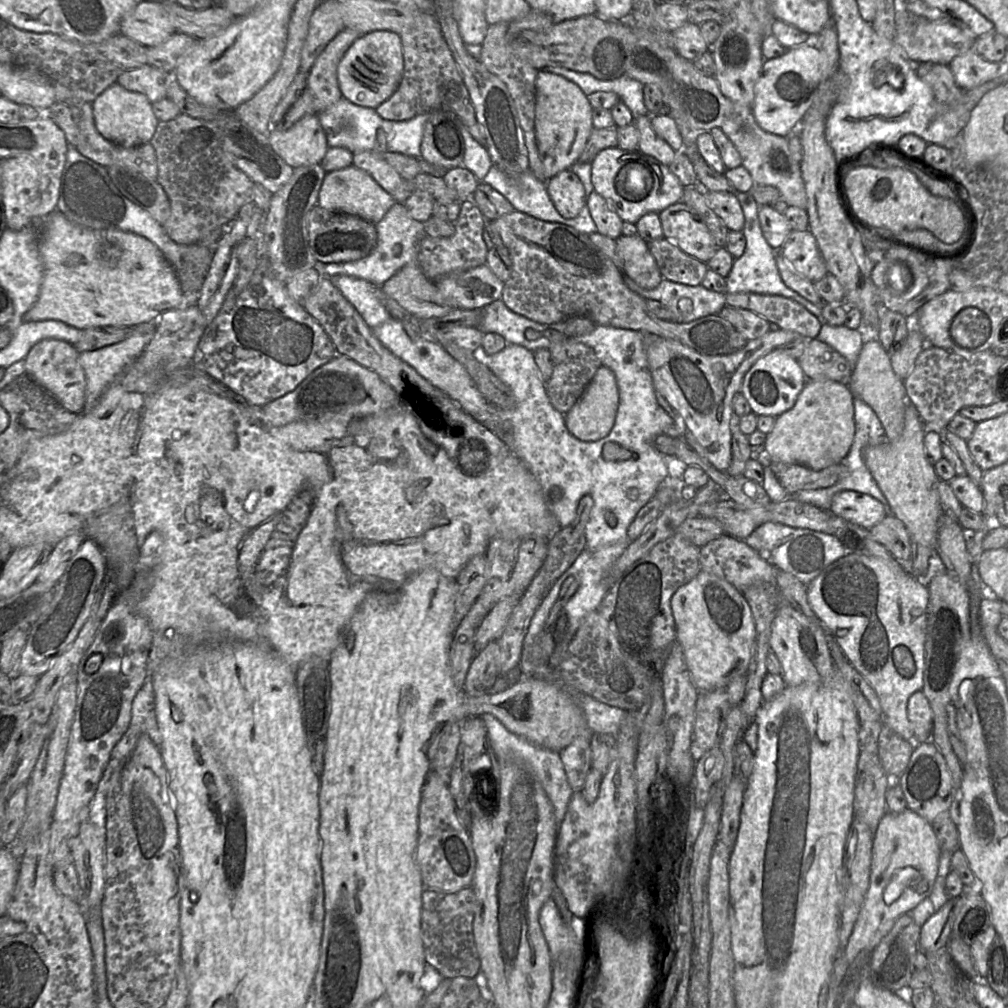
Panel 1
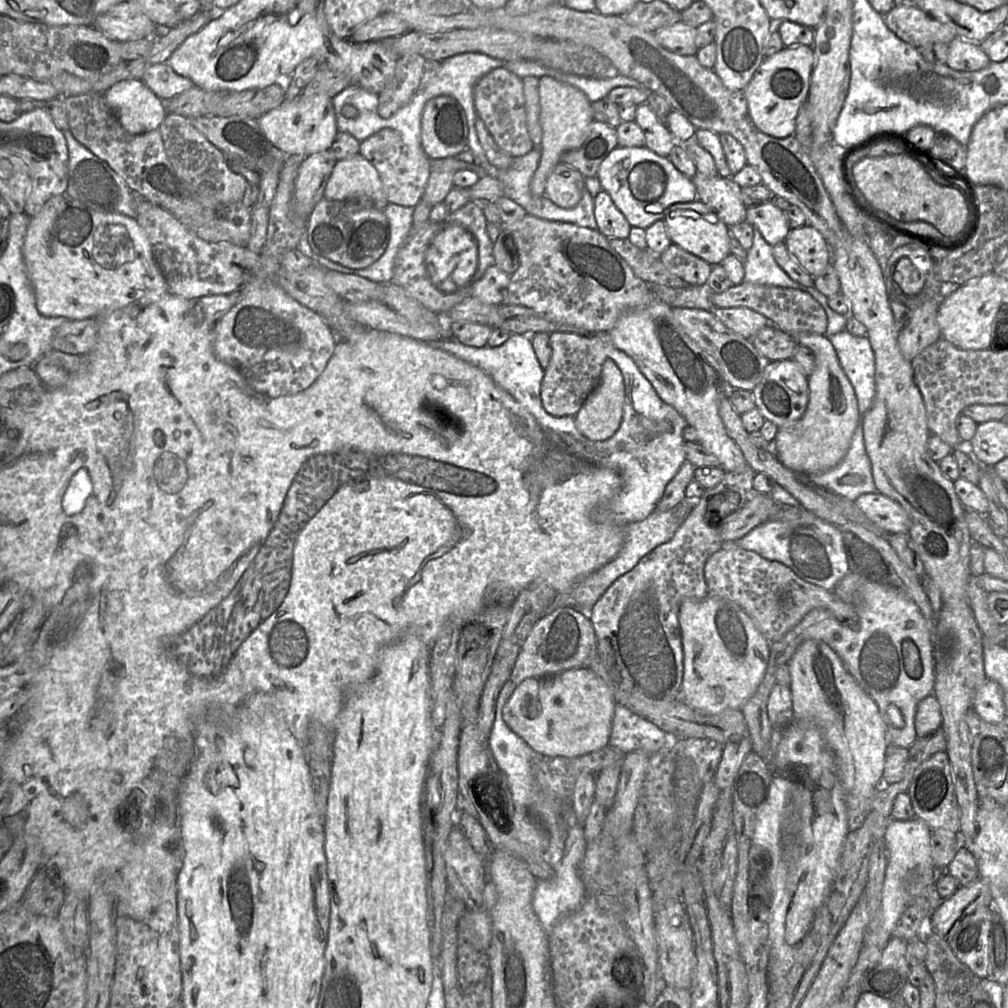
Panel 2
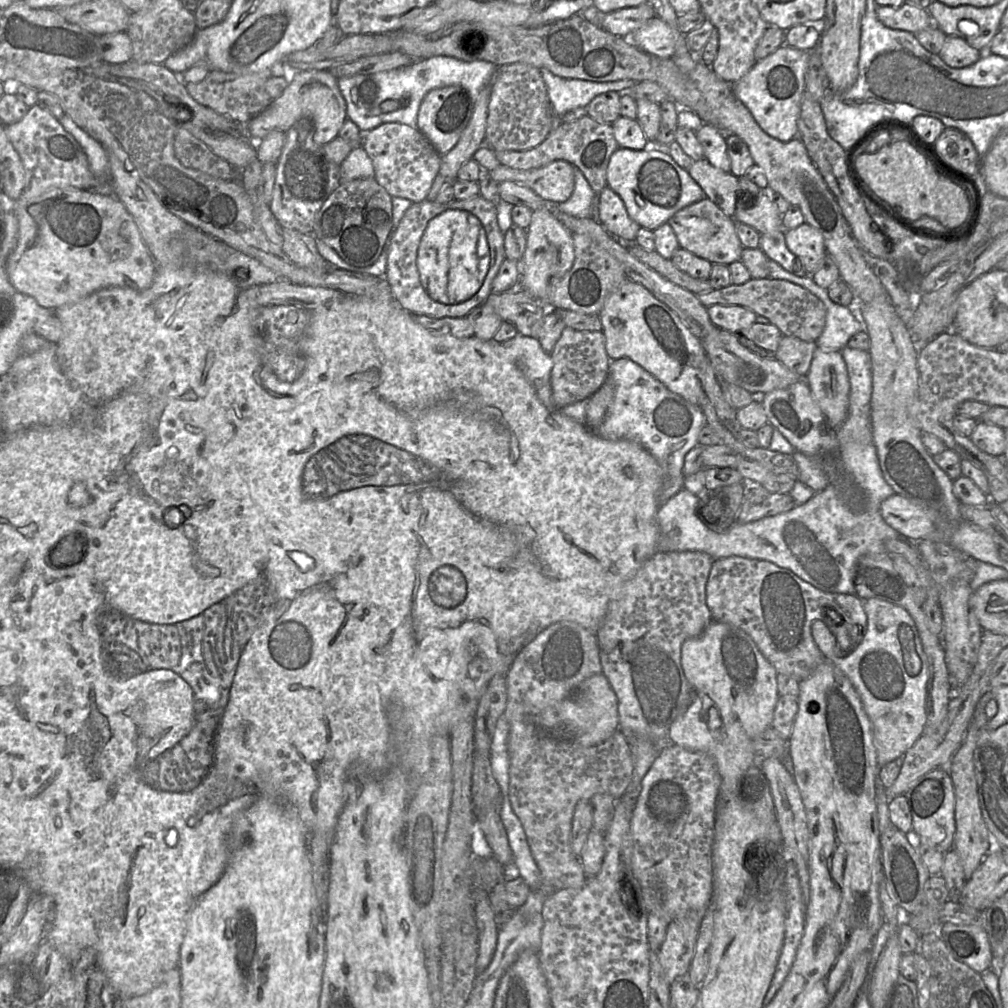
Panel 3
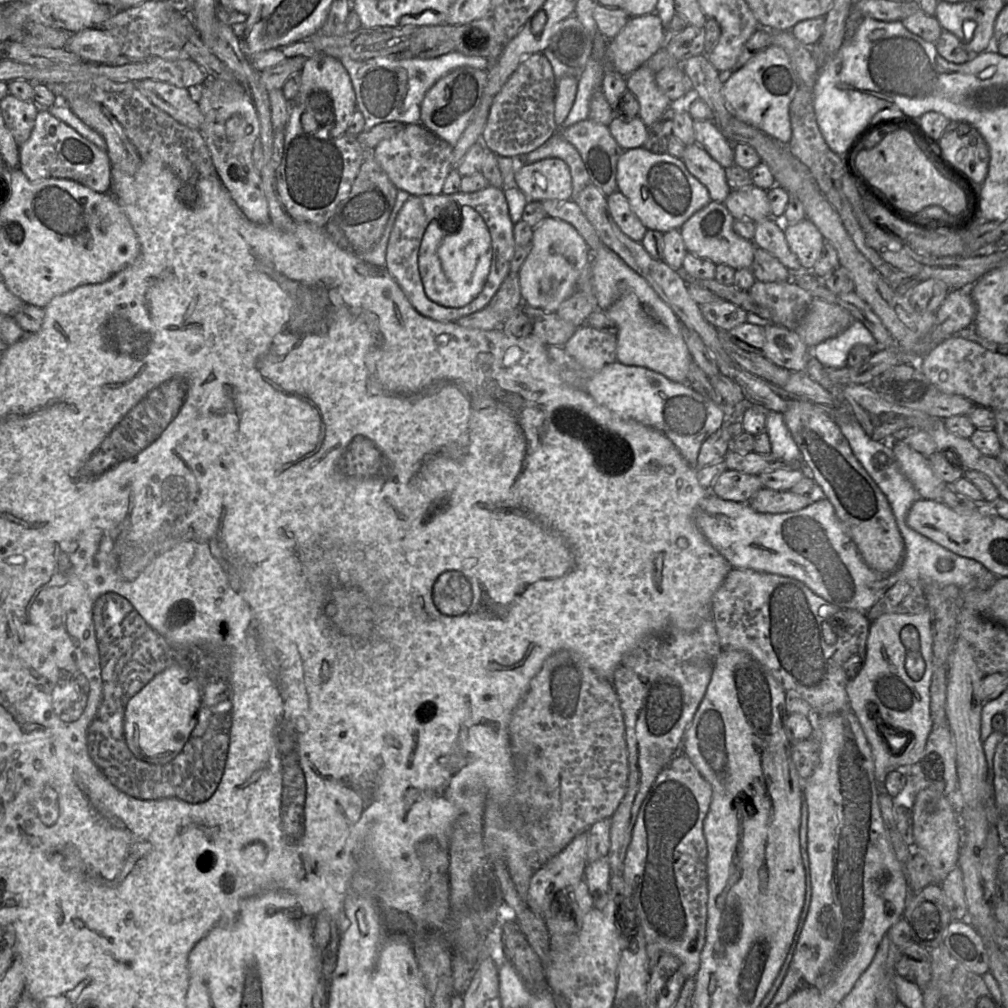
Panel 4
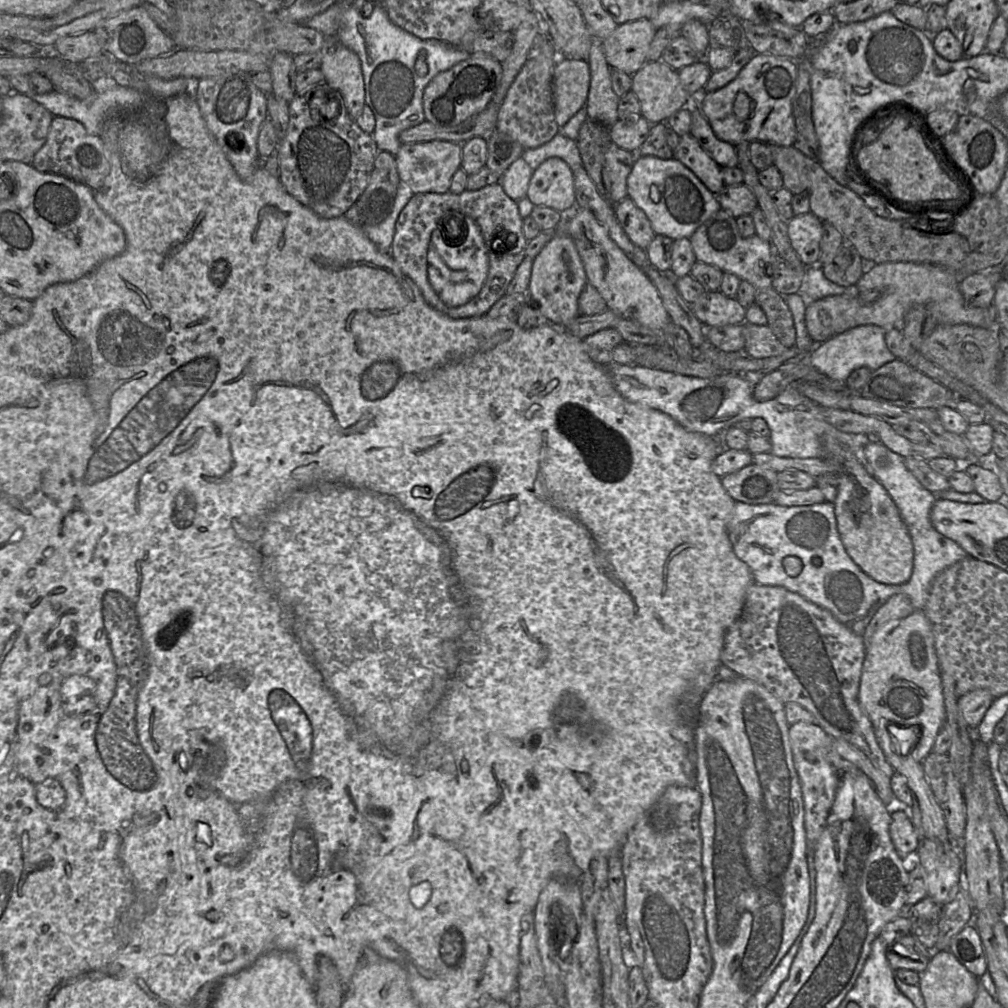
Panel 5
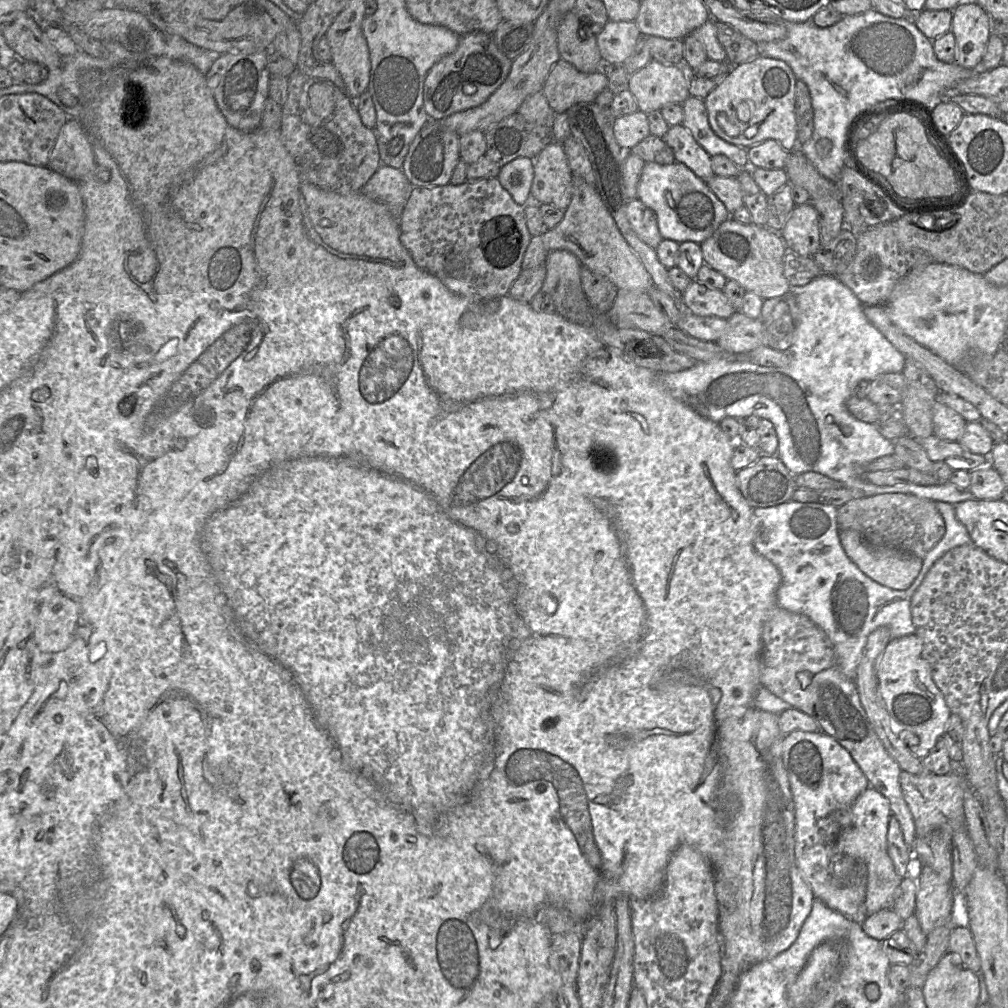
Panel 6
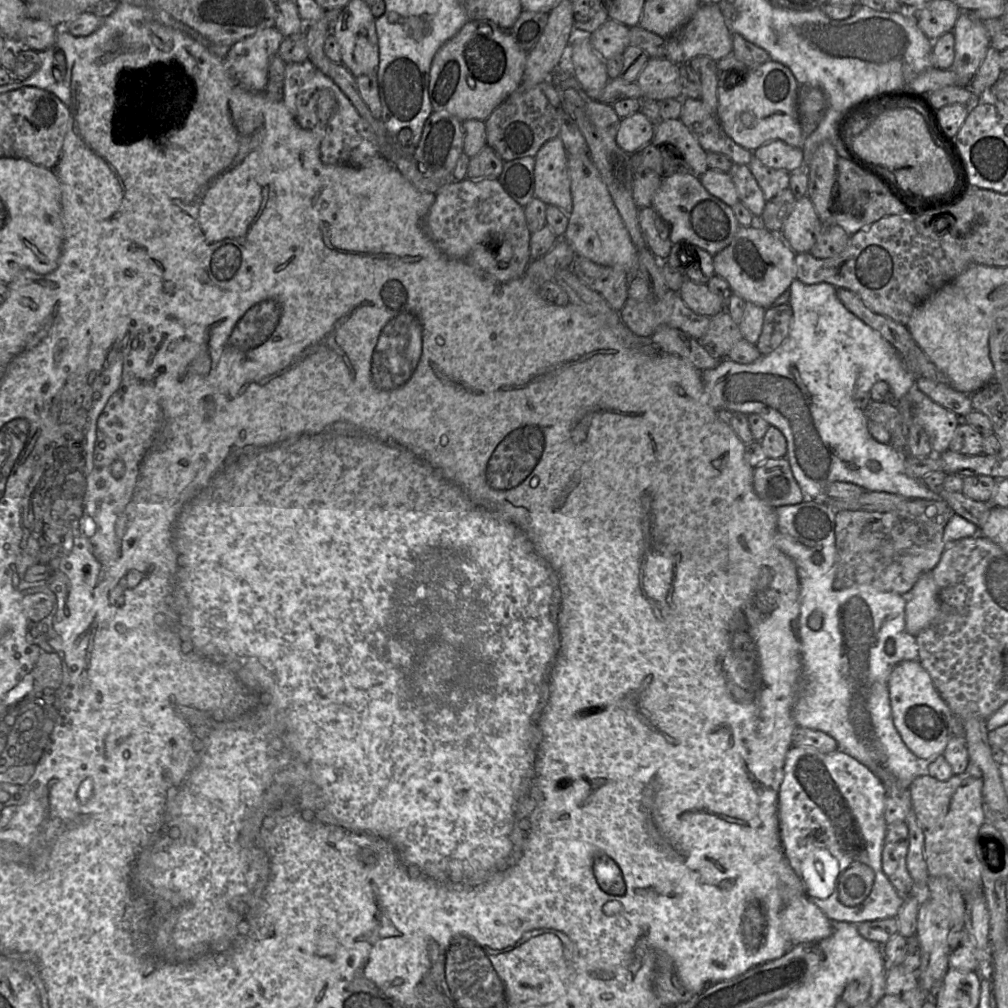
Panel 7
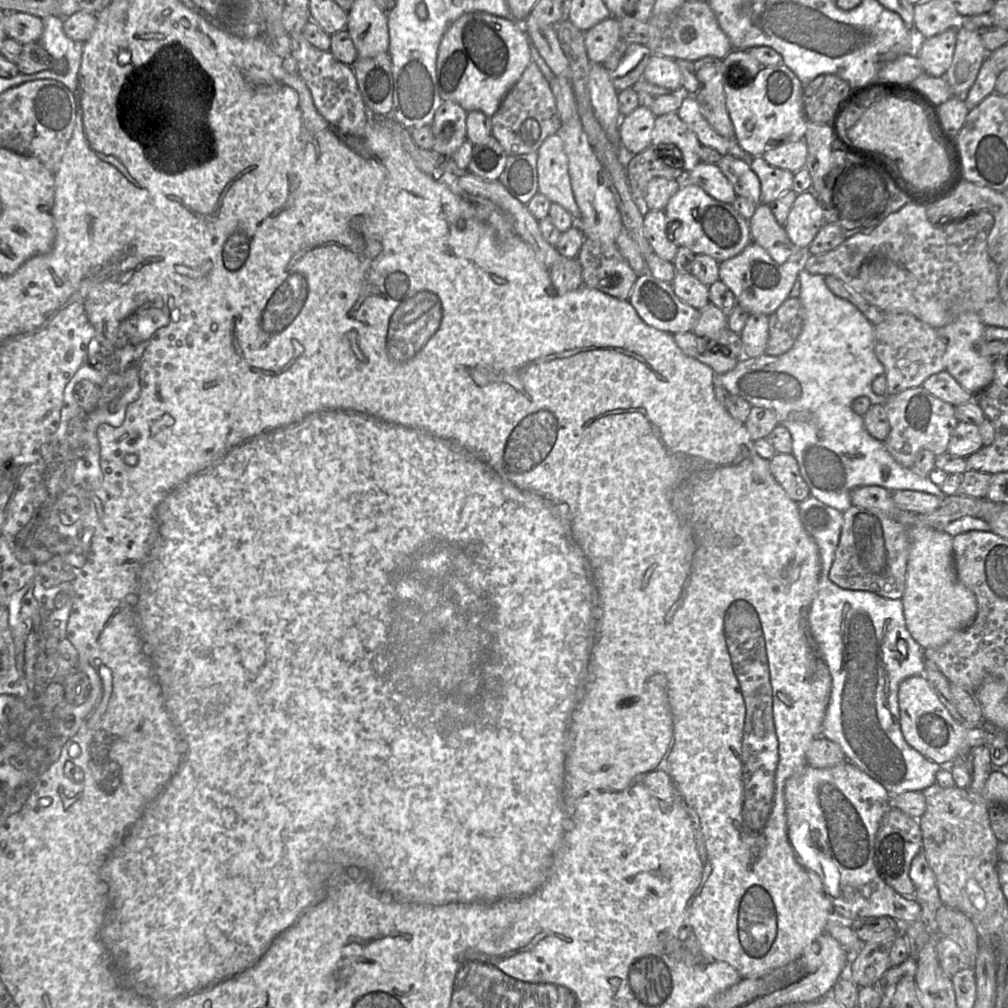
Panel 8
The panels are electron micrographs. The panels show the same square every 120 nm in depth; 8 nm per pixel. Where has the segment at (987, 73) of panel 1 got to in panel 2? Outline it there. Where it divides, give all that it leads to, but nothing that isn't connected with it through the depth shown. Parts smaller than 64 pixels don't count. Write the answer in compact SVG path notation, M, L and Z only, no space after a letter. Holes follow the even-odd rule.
M961 37L955 38L948 44L947 65L958 71L977 71L987 67L991 61L979 44Z

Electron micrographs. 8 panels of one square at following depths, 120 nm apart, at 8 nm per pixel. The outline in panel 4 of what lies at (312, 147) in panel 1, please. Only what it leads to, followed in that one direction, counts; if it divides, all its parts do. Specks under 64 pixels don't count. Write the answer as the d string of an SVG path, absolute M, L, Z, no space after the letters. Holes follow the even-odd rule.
M319 53L310 59L307 59L300 72L301 85L298 94L292 101L292 104L305 102L307 98L314 92L326 92L333 104L334 126L330 130L332 137L338 137L344 134L349 127L353 114L356 109L356 96L352 86L351 78L342 62L330 55Z

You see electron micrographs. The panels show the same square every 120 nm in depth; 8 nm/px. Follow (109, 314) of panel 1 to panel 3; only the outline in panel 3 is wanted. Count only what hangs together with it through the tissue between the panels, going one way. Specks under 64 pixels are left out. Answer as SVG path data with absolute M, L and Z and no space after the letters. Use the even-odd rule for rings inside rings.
M52 188L37 197L27 199L24 197L23 189L21 197L10 202L8 209L15 214L19 224L18 240L6 265L9 281L18 292L33 297L41 307L55 310L63 305L75 303L97 290L108 287L128 287L142 291L151 286L156 274L154 261L142 240L132 216L116 197L76 188Z

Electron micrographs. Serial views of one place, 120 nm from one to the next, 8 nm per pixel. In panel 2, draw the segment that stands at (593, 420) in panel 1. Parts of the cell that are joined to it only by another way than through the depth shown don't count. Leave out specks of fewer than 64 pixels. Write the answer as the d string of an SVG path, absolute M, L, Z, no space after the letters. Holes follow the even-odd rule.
M607 357L598 385L575 415L575 425L590 440L608 439L621 424L624 403L625 384L622 372Z

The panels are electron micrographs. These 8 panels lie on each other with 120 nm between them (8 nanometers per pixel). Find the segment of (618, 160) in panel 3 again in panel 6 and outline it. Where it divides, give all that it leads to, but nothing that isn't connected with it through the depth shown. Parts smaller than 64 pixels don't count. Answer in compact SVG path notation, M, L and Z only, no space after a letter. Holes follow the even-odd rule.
M646 162L638 185L637 199L655 212L662 238L678 243L691 241L701 244L731 217L706 182L679 162L669 165Z

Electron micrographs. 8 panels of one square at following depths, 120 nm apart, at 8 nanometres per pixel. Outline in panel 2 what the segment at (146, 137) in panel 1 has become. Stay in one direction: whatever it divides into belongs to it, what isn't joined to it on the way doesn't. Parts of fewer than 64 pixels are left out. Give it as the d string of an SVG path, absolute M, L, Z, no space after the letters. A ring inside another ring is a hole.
M141 80L120 81L104 97L122 127L133 135L158 129L168 114L165 102Z

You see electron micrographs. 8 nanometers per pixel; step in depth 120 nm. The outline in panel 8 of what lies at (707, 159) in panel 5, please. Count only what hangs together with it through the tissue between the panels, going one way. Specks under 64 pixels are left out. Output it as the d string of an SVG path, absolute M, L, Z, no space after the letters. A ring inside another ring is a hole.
M670 112L655 118L651 133L651 145L674 144L684 157L683 170L690 172L700 162L701 144L696 134L679 118L677 112Z

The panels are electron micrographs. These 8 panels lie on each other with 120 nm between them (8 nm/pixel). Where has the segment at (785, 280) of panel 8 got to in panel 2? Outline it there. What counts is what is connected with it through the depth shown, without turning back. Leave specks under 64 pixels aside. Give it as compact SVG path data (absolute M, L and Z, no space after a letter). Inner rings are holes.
M699 199L693 202L673 204L665 217L667 235L672 244L703 259L711 266L721 265L730 253L730 227L716 214L715 210Z

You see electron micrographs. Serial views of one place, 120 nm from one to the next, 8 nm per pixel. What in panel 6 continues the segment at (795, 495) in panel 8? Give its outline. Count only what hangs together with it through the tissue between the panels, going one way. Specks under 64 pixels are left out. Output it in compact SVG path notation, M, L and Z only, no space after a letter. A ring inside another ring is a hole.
M762 454L754 464L736 471L736 482L752 508L792 501L795 490L799 488L795 476L776 455Z

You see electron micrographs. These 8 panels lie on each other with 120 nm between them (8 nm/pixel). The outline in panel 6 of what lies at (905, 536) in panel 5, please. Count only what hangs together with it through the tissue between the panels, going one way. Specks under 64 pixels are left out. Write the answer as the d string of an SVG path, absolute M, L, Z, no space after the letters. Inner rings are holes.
M839 530L840 543L848 558L871 580L894 590L906 590L917 577L922 560L893 548L873 548L854 530Z

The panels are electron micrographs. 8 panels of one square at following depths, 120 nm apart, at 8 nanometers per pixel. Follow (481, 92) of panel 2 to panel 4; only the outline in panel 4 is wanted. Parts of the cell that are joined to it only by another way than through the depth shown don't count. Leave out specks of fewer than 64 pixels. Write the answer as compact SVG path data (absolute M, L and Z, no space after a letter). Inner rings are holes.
M543 53L525 58L494 97L481 142L488 151L522 157L543 145L558 131L555 122L556 78Z

